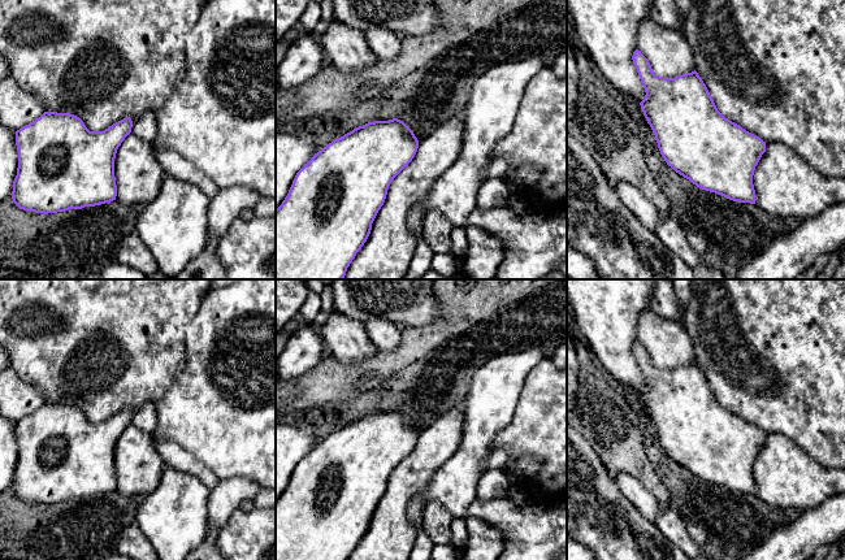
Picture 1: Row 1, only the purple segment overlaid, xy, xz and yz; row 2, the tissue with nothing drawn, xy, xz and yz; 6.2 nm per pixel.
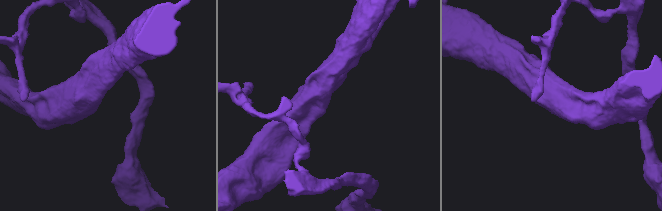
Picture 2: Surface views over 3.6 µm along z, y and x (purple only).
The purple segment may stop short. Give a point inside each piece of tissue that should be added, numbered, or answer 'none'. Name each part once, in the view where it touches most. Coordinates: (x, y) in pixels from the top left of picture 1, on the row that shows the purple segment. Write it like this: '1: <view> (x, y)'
1: xz (386, 255)

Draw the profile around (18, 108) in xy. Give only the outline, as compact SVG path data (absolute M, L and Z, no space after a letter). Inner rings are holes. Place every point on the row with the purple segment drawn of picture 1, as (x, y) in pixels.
M8 77L0 82L0 122L3 126L17 131L44 112L42 103L30 92L20 88L13 78Z

